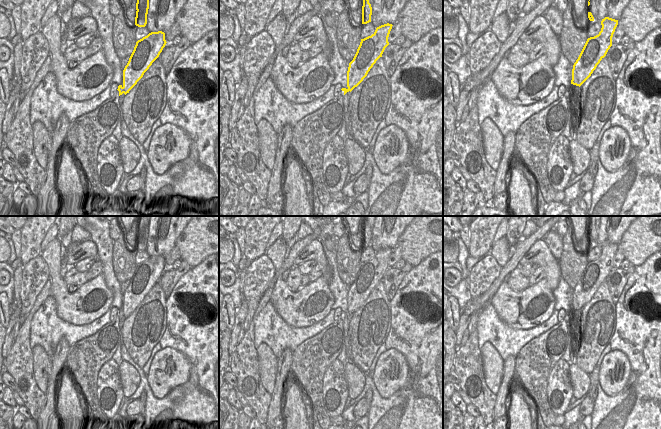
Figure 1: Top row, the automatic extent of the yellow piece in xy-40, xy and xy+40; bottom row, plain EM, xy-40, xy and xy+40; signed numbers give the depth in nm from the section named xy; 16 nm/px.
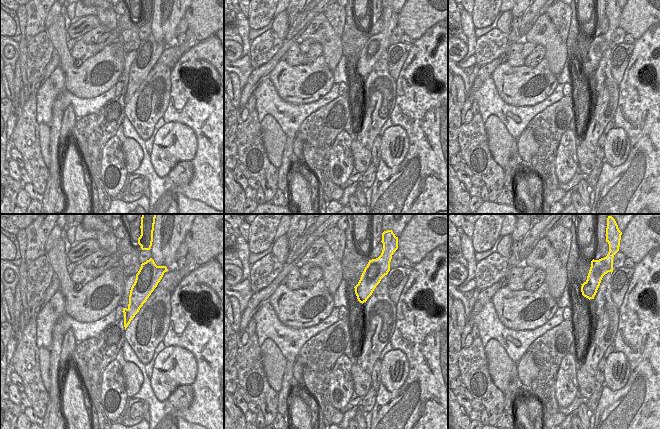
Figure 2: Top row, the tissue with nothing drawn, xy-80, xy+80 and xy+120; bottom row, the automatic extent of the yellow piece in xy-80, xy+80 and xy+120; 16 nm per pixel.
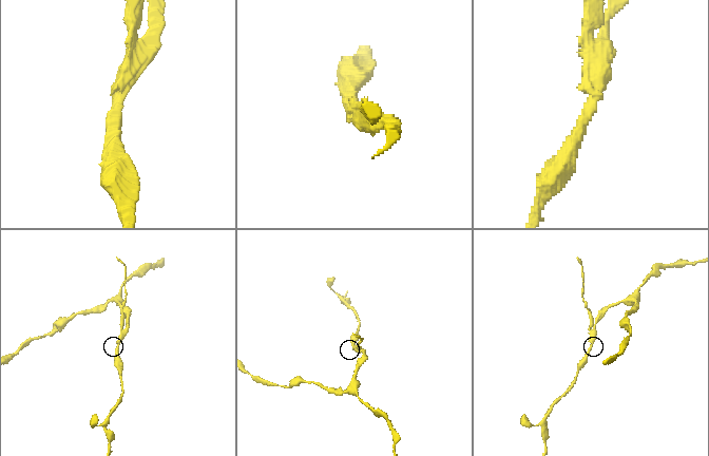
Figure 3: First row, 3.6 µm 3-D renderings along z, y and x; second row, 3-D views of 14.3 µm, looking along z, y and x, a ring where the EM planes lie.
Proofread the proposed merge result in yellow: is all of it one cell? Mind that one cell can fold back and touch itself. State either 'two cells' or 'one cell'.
two cells

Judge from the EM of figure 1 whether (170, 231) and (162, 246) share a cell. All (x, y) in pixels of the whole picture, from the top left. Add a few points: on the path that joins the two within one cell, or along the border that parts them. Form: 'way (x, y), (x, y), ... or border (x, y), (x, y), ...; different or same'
way (167, 235), (162, 242); same

